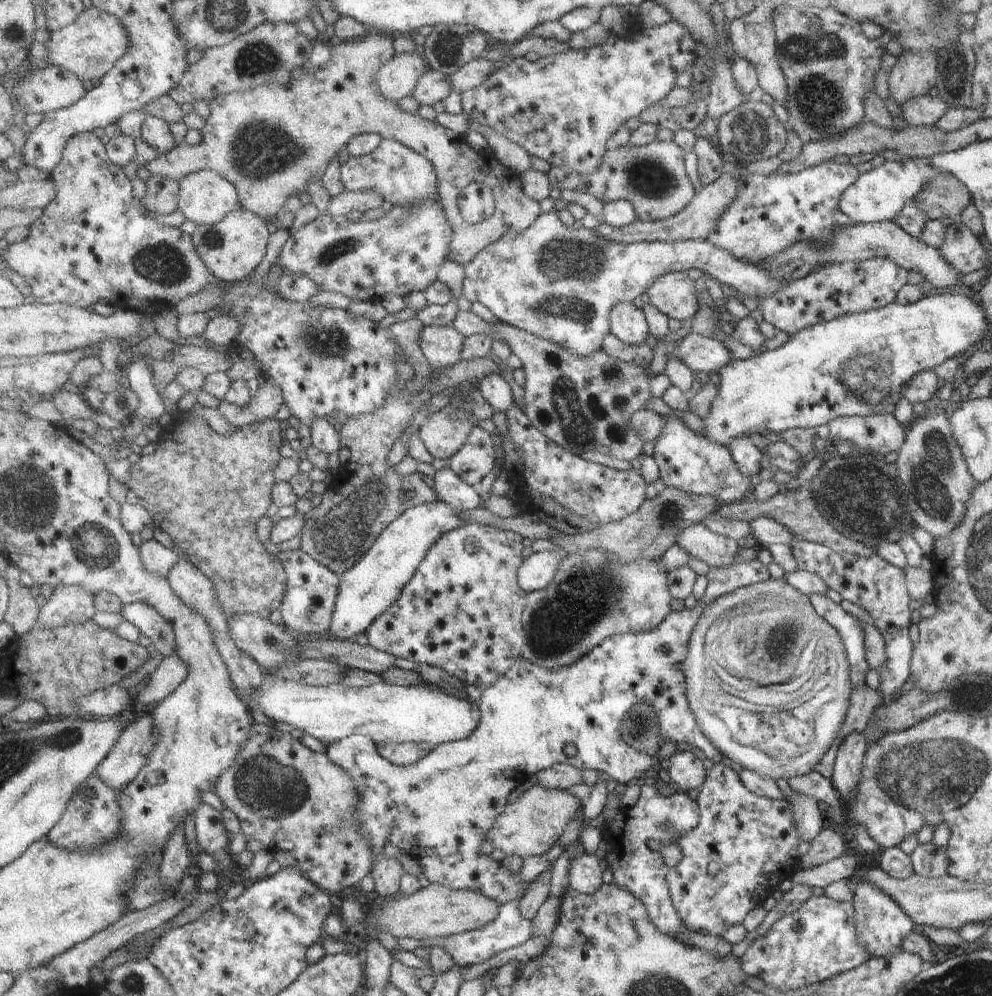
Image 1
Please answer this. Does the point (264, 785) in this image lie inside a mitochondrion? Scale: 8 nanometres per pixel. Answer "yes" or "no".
yes

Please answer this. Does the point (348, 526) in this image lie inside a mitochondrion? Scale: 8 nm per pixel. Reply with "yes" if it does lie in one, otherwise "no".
yes

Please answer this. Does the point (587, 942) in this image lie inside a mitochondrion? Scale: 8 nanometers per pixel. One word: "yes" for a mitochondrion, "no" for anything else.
no

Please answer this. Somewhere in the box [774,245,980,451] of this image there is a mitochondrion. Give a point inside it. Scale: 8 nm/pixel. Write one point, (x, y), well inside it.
(868, 381)

